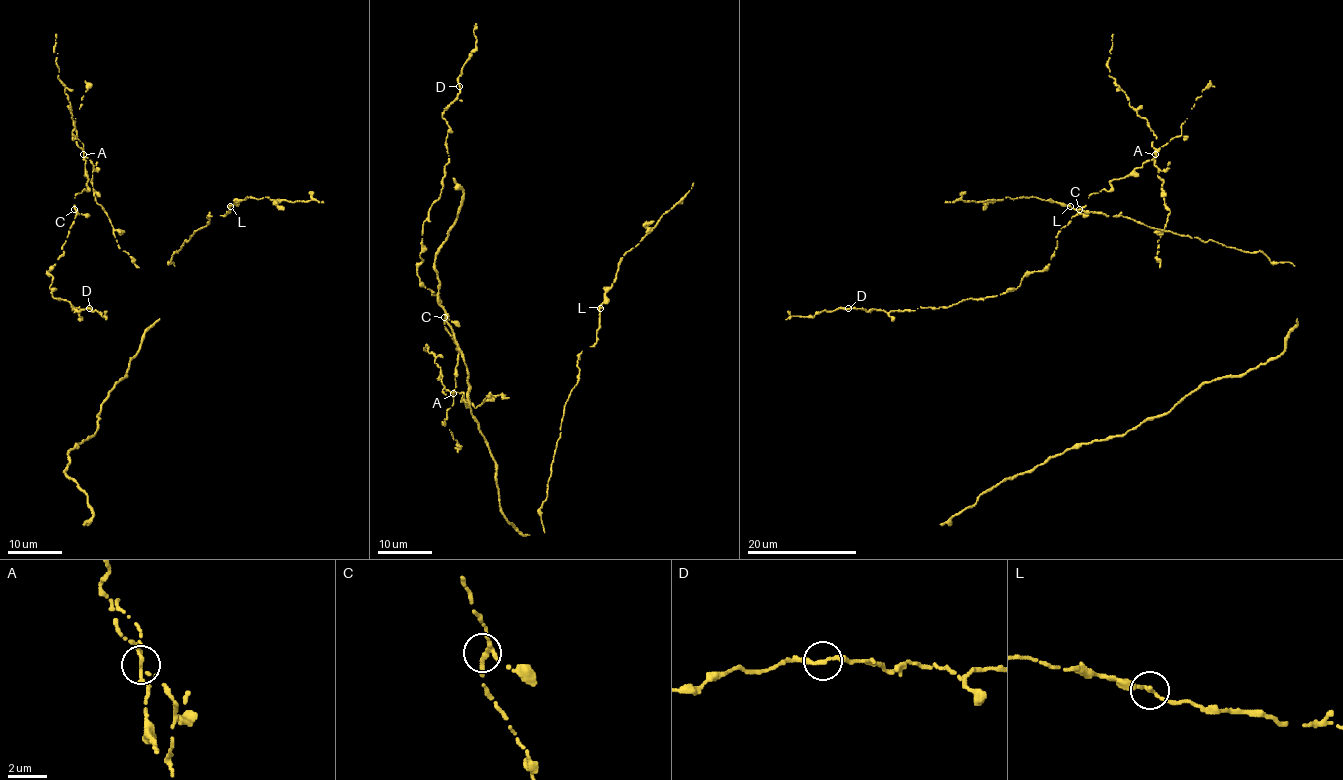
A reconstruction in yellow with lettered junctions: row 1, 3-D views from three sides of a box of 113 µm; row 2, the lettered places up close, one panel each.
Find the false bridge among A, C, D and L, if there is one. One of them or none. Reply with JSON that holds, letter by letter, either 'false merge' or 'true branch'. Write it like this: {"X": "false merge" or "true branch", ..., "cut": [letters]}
{"A": "false merge", "C": "true branch", "D": "true branch", "L": "true branch", "cut": ["A"]}

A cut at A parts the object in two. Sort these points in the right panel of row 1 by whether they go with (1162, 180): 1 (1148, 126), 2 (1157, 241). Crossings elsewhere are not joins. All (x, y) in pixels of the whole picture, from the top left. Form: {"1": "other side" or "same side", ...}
{"1": "same side", "2": "same side"}

